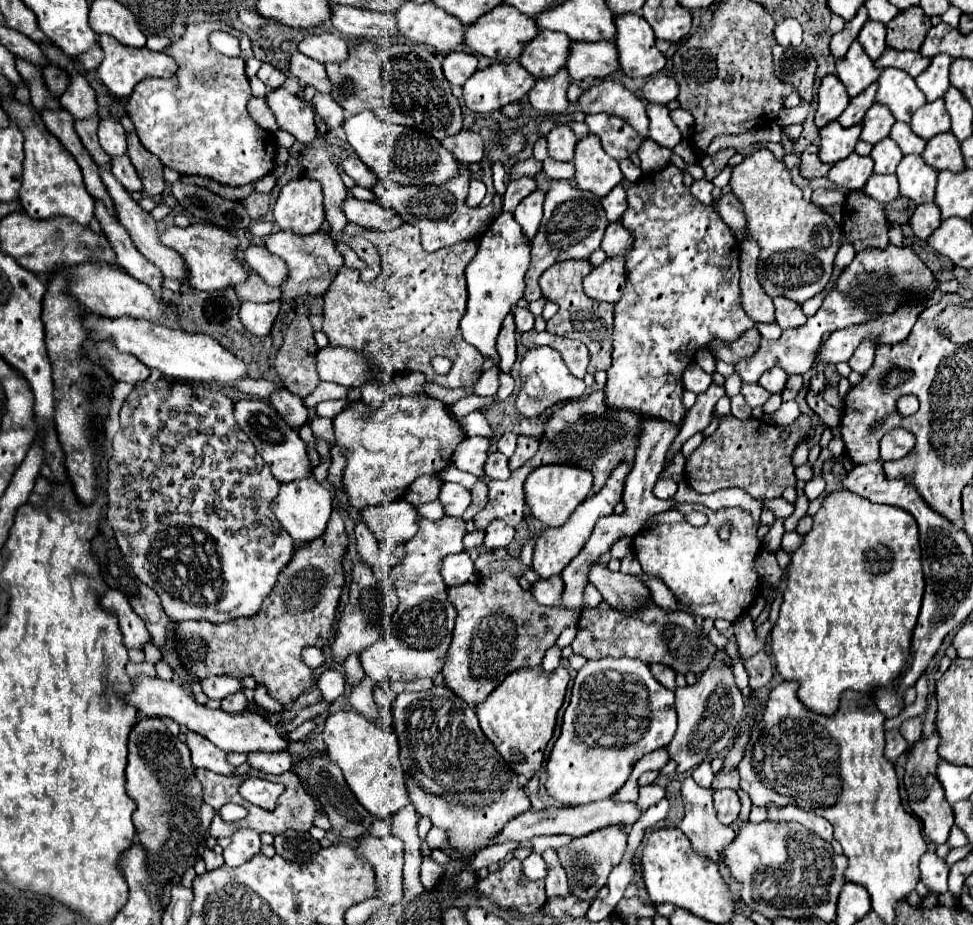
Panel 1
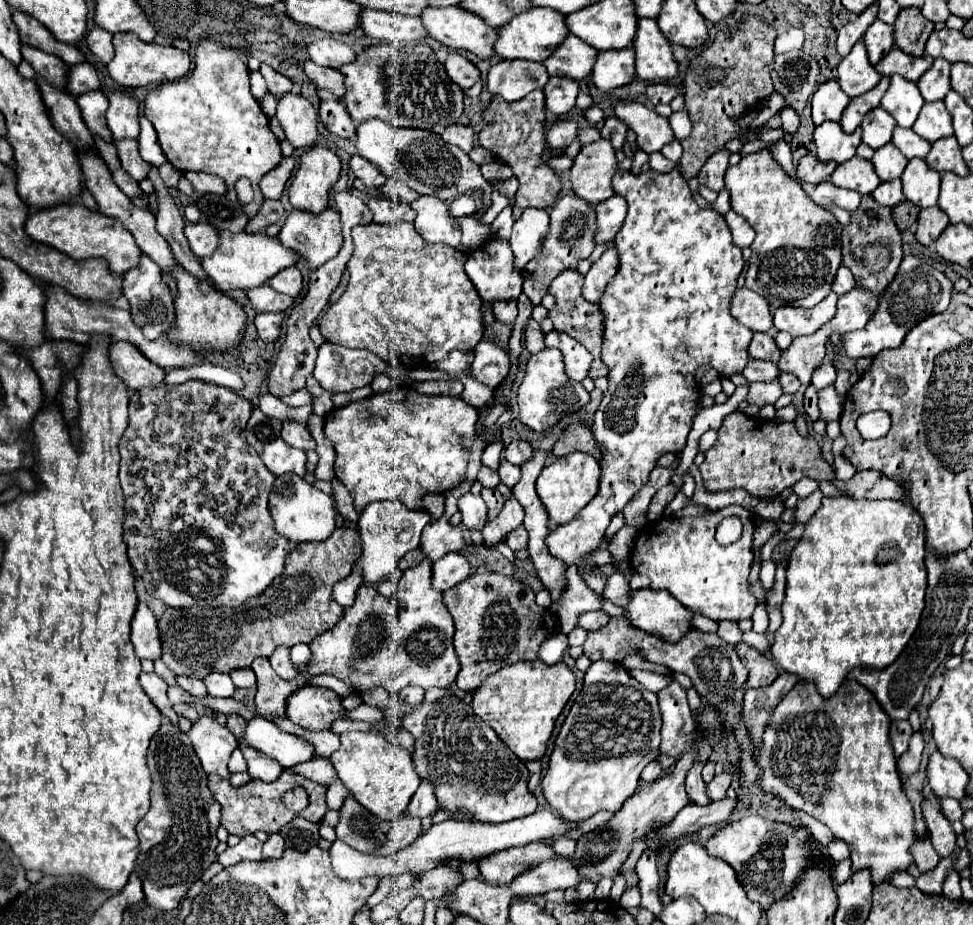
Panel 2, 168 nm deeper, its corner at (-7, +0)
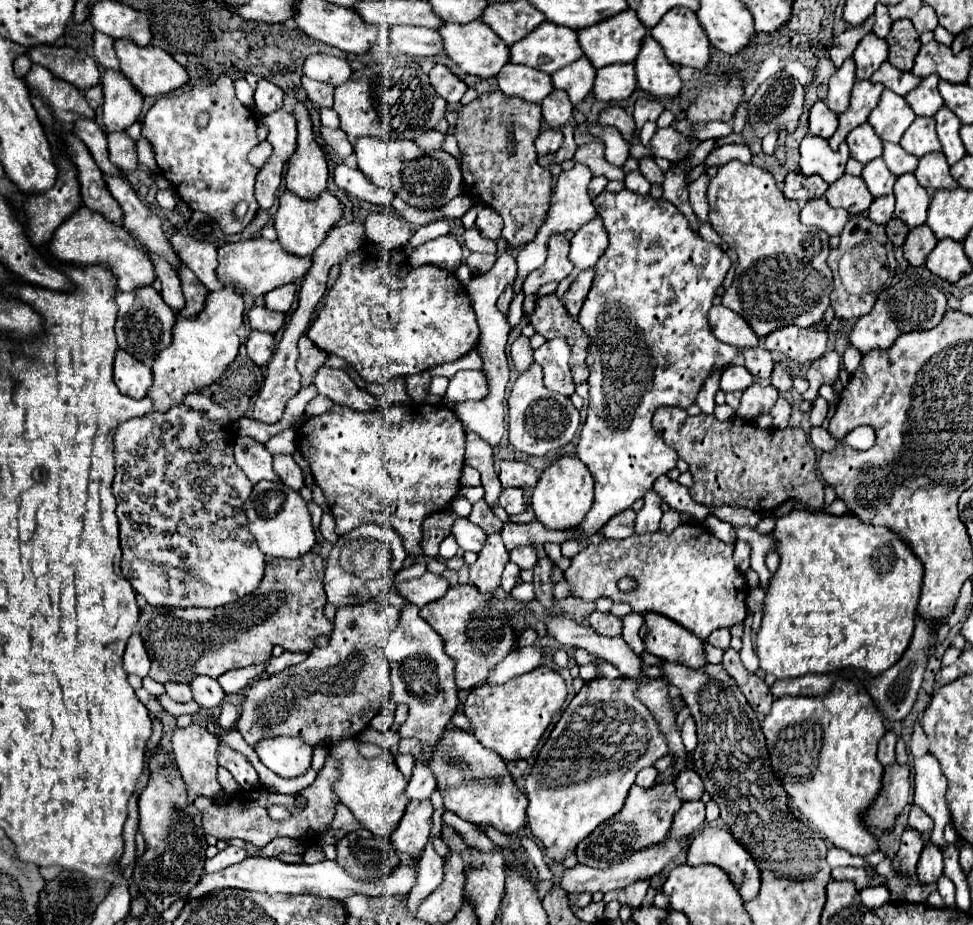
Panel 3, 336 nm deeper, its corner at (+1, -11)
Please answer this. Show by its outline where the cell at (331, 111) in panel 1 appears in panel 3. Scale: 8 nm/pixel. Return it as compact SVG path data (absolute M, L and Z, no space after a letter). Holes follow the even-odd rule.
M321 128L321 138L333 148L333 152L339 156L339 158L347 158L353 154L353 146L347 138L347 134L343 134L339 128Z

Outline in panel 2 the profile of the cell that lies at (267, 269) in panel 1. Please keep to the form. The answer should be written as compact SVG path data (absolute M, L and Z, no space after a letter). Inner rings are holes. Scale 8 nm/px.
M287 267L287 269L279 271L277 275L273 275L267 283L279 293L295 297L301 291L301 273L297 267Z

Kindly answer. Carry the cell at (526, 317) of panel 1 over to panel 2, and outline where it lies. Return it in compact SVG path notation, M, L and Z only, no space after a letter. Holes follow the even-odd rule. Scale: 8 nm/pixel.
M533 317L527 321L527 327L525 327L525 347L527 347L531 353L539 353L541 349L545 349L541 325L539 325Z

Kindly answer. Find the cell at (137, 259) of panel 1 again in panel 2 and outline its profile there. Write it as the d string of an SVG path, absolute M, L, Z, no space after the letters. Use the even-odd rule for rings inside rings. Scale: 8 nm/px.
M141 255L139 265L135 269L129 269L125 273L125 279L123 279L123 289L125 289L125 295L127 295L129 305L131 305L133 321L143 329L143 333L149 339L155 339L161 333L165 333L167 327L175 319L175 307L173 307L171 291L167 285L161 285L161 283L163 283L163 271L147 255Z

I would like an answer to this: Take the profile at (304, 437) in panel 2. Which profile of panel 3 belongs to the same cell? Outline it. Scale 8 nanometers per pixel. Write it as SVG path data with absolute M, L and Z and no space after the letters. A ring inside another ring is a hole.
M279 454L273 458L273 468L275 474L279 476L279 480L283 484L287 484L287 488L299 492L303 488L303 470L295 464L293 456L289 454Z

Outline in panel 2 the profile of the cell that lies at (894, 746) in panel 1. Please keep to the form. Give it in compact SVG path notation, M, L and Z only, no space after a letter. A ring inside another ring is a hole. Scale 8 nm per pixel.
M893 721L891 723L889 743L891 743L893 751L895 751L895 757L901 757L907 751L911 735L913 735L913 729L911 729L909 721Z

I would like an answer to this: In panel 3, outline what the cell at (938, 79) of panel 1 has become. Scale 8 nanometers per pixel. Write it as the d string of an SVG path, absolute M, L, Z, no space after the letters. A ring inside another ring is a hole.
M931 74L923 78L921 84L905 96L907 104L917 116L927 116L927 118L935 116L935 112L943 106L943 98L937 90L937 82L939 82L939 76Z

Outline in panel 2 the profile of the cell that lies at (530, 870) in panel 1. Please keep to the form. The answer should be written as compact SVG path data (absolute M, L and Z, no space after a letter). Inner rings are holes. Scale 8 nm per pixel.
M582 882L578 886L579 900L581 902L587 902L594 900L594 893L596 889L596 884L591 882Z

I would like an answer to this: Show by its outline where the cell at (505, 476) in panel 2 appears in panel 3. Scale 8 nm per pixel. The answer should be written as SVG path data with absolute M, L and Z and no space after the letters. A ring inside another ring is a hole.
M507 488L499 496L499 504L507 514L521 514L529 508L529 500L523 496L523 490L519 488Z

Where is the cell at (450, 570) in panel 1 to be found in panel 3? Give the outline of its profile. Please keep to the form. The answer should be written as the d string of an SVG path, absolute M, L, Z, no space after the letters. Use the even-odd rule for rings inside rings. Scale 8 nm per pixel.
M425 572L417 580L405 580L405 582L395 584L395 588L407 602L421 608L421 606L441 598L447 592L449 582L445 578L441 578L441 576L437 576L437 574Z

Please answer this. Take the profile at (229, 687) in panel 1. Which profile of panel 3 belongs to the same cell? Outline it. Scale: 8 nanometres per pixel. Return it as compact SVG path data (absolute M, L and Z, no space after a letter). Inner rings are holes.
M195 676L195 680L191 680L191 692L193 692L193 700L201 704L201 708L217 708L221 706L225 692L219 686L219 682L215 678L209 676Z

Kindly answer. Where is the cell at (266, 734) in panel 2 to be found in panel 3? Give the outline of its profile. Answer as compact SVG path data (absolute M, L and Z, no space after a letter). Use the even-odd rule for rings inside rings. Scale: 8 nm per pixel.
M297 736L261 740L255 746L255 752L259 754L261 762L281 778L303 776L309 770L313 756L313 748L307 746L305 740L299 740Z

